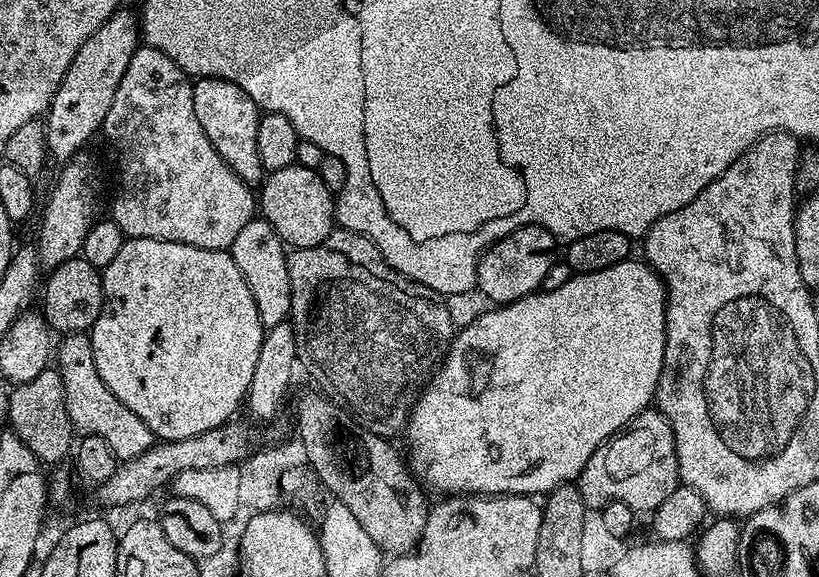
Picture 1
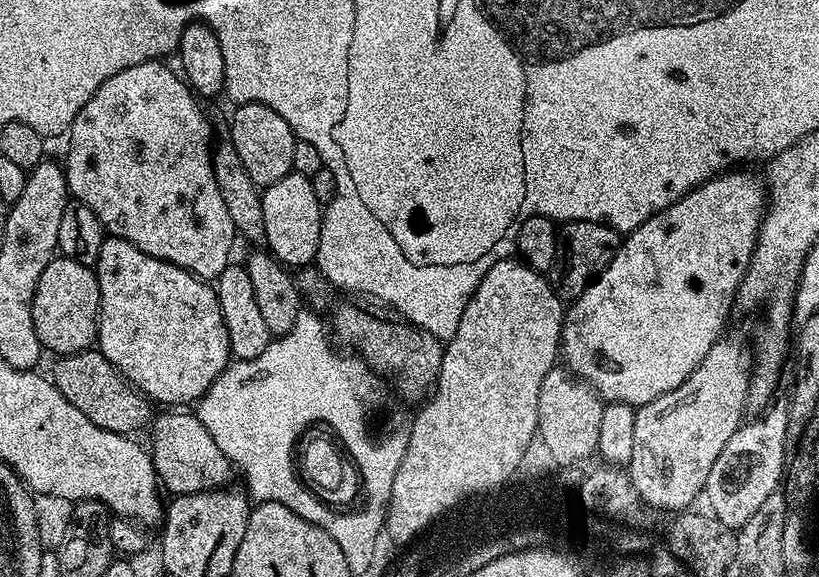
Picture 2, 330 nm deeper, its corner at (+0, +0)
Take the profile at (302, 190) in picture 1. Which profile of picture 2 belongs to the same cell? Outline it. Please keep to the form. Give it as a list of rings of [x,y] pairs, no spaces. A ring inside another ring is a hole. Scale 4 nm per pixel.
[[[288,172],[282,178],[278,178],[278,182],[263,189],[260,201],[264,223],[263,243],[267,251],[292,270],[311,265],[318,254],[320,231],[324,221],[322,205],[314,194],[311,179],[297,172]]]

